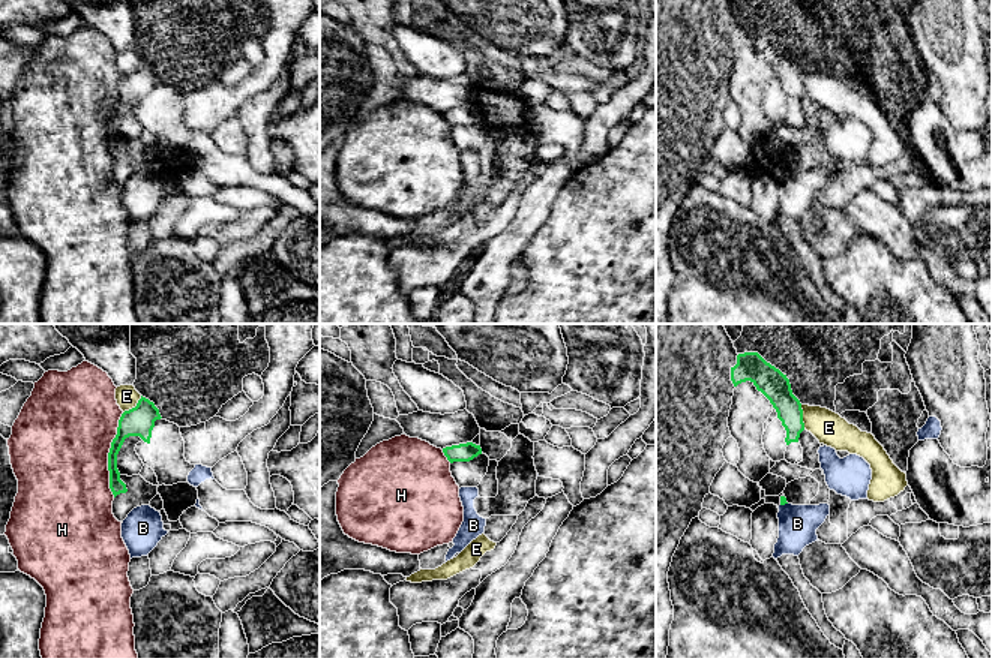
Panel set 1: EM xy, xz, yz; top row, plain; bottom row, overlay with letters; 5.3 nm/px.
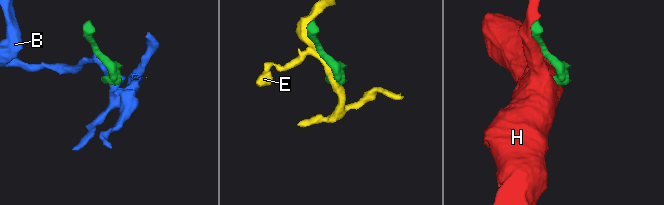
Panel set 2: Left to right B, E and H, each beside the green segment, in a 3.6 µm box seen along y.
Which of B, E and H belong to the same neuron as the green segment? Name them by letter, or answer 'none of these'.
none of these

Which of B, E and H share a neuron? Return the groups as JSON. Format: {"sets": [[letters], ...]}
{"sets": [["B"], ["E"], ["H"]]}

